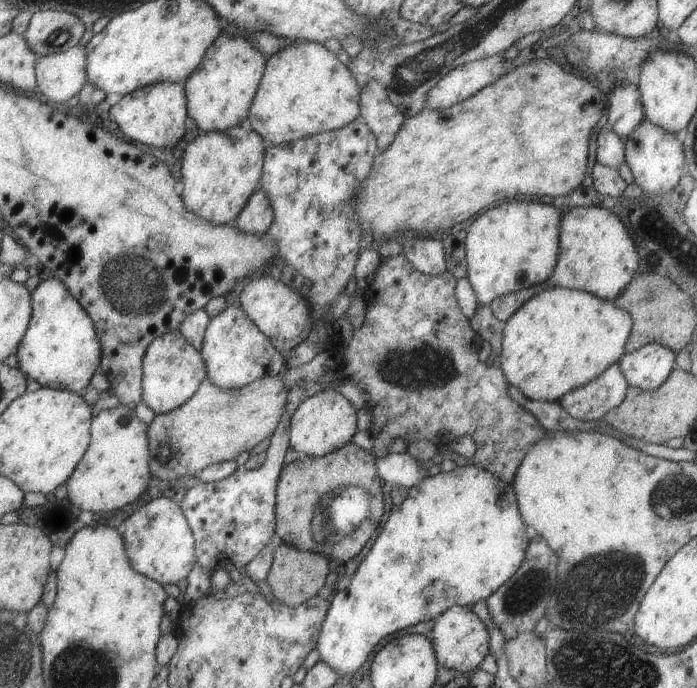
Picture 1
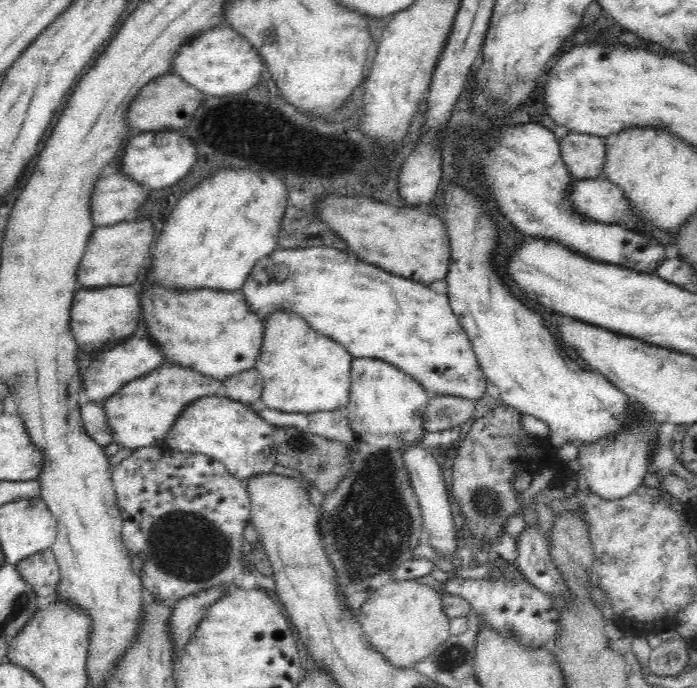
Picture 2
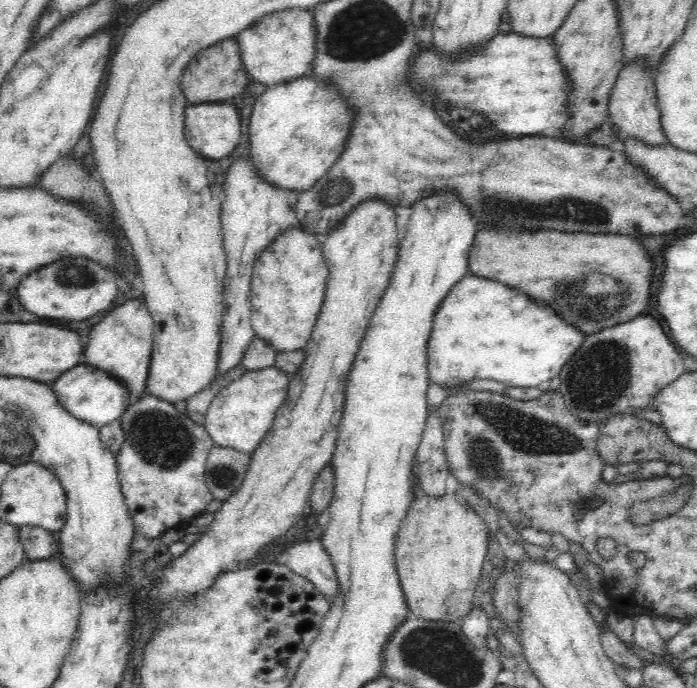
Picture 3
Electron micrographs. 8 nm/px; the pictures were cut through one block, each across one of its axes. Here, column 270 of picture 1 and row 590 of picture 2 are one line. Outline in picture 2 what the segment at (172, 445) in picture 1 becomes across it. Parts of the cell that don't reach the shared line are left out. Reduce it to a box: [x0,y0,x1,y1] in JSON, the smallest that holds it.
[356,580,450,668]

